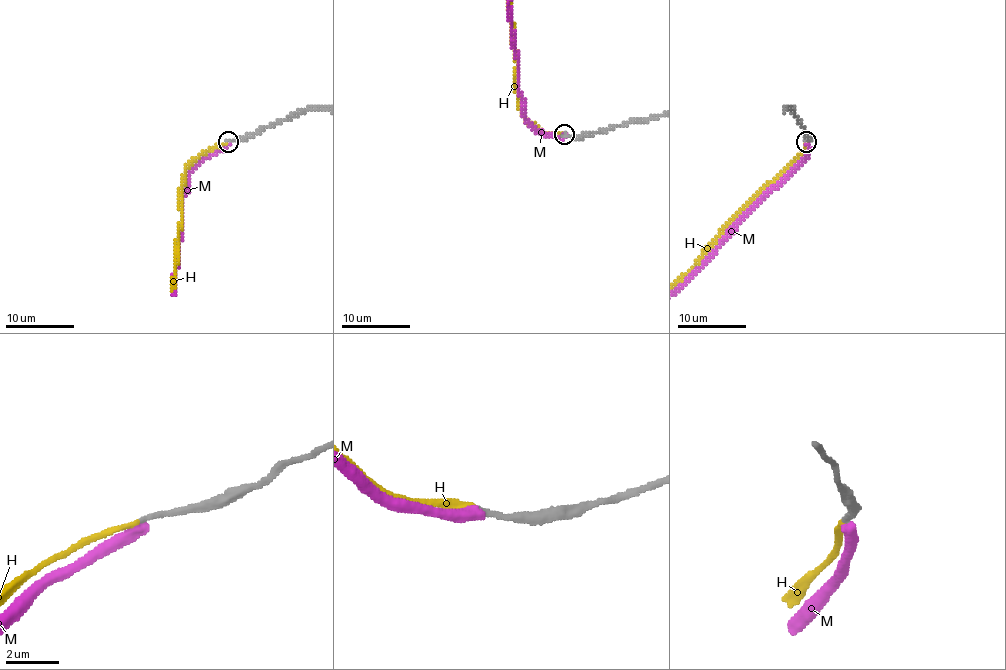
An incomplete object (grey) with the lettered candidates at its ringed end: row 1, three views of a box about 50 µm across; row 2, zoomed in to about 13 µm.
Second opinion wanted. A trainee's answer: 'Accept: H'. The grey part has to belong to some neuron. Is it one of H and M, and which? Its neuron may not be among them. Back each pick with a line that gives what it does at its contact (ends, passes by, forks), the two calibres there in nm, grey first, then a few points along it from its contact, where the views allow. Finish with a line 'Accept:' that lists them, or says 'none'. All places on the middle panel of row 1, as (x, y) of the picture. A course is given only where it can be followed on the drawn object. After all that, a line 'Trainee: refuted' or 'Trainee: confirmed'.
H: it ends there; 200 nm thick on the grey side, 200 nm on the other
Accept: H
Trainee: confirmed

